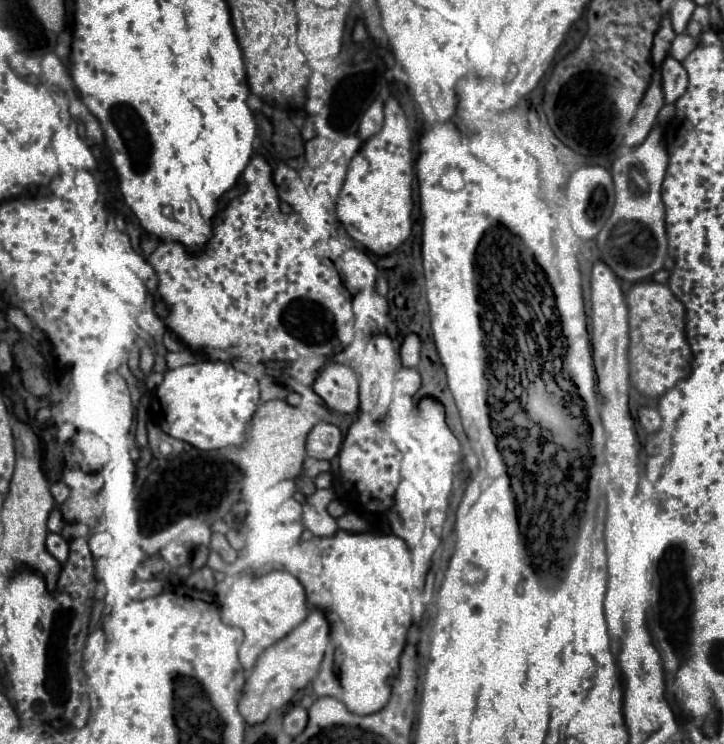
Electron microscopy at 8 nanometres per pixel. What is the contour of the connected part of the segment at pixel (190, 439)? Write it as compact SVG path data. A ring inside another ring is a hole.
M201 361L167 369L155 393L163 397L161 407L169 423L169 435L205 451L229 445L241 447L247 439L247 423L259 403L257 381L223 361Z

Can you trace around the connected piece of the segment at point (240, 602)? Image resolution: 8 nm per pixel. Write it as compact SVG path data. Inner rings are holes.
M269 571L265 575L241 575L229 587L223 605L221 619L227 625L241 627L245 641L239 649L239 661L245 671L251 671L257 657L273 643L293 631L309 613L303 585L287 571Z

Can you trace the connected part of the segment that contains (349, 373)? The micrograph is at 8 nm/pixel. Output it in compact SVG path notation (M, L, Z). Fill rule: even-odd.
M327 363L313 385L315 393L337 413L357 413L359 411L359 391L357 391L357 375L353 369Z

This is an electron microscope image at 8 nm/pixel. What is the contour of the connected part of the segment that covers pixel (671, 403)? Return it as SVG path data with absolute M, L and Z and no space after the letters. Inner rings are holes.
M679 383L675 386L675 389L671 389L669 393L665 393L661 399L659 399L659 413L663 417L663 423L667 429L671 429L677 419L683 415L685 407L683 407L683 395L681 395L681 389L679 389Z

